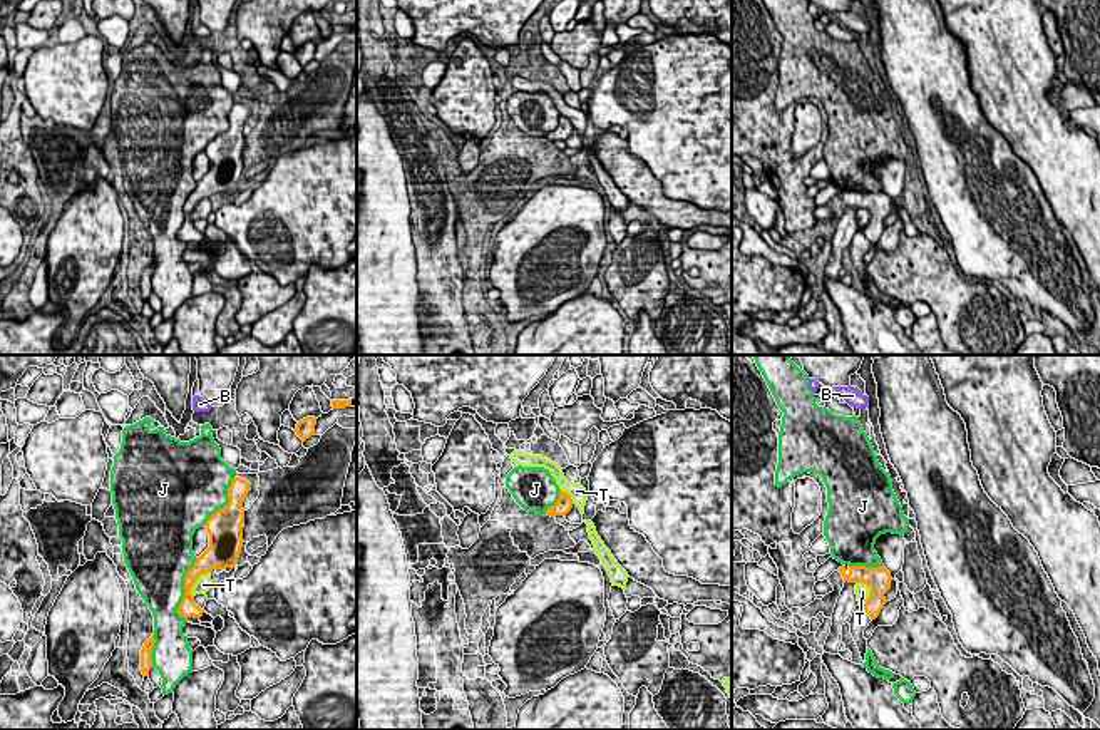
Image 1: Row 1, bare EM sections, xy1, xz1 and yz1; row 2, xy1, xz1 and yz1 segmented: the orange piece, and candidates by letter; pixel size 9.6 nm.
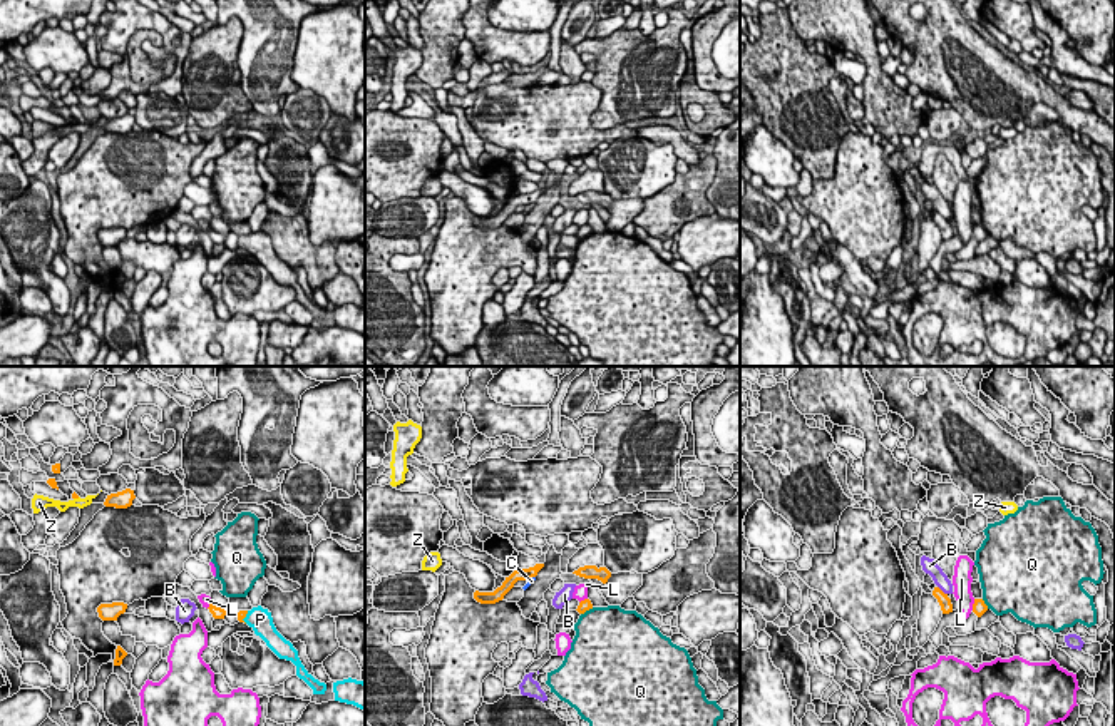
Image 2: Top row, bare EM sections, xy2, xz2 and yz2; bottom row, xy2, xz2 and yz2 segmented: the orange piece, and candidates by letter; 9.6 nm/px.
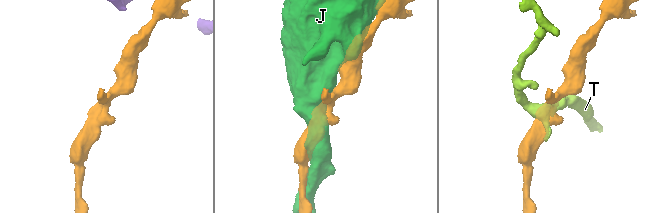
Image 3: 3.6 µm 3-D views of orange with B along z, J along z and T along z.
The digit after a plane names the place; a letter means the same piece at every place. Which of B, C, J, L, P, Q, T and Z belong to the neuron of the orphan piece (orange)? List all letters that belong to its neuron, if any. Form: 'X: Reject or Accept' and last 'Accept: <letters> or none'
B: Reject
C: Reject
J: Reject
L: Reject
P: Accept
Q: Reject
T: Reject
Z: Reject
Accept: P

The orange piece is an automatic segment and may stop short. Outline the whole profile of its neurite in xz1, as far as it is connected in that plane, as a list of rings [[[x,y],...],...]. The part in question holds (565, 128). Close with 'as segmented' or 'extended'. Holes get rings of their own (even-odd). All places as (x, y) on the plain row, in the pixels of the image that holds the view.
[[[559,116],[559,124],[554,131],[547,132],[546,134],[546,139],[551,141],[551,142],[556,142],[556,141],[566,141],[573,132],[573,124],[568,117],[564,116]]] | as segmented

